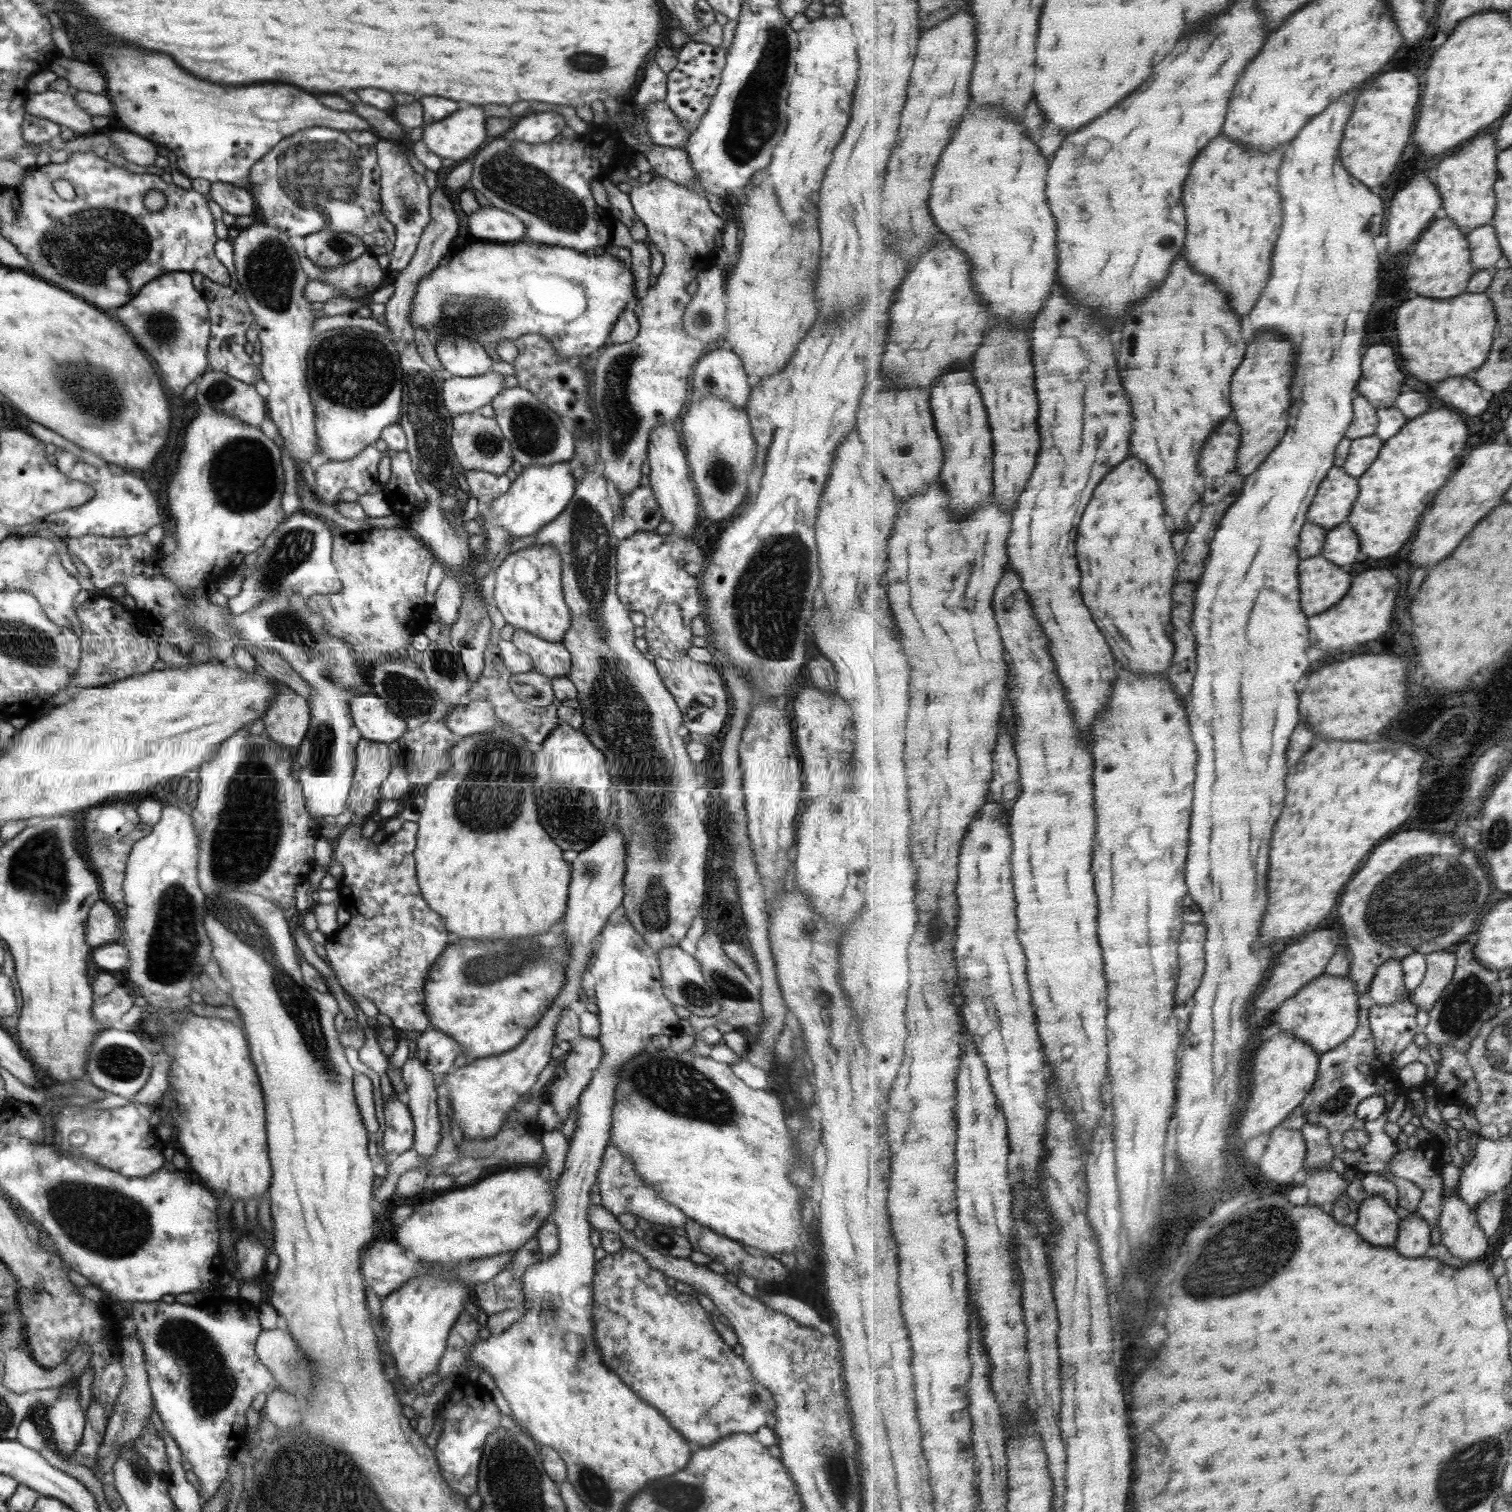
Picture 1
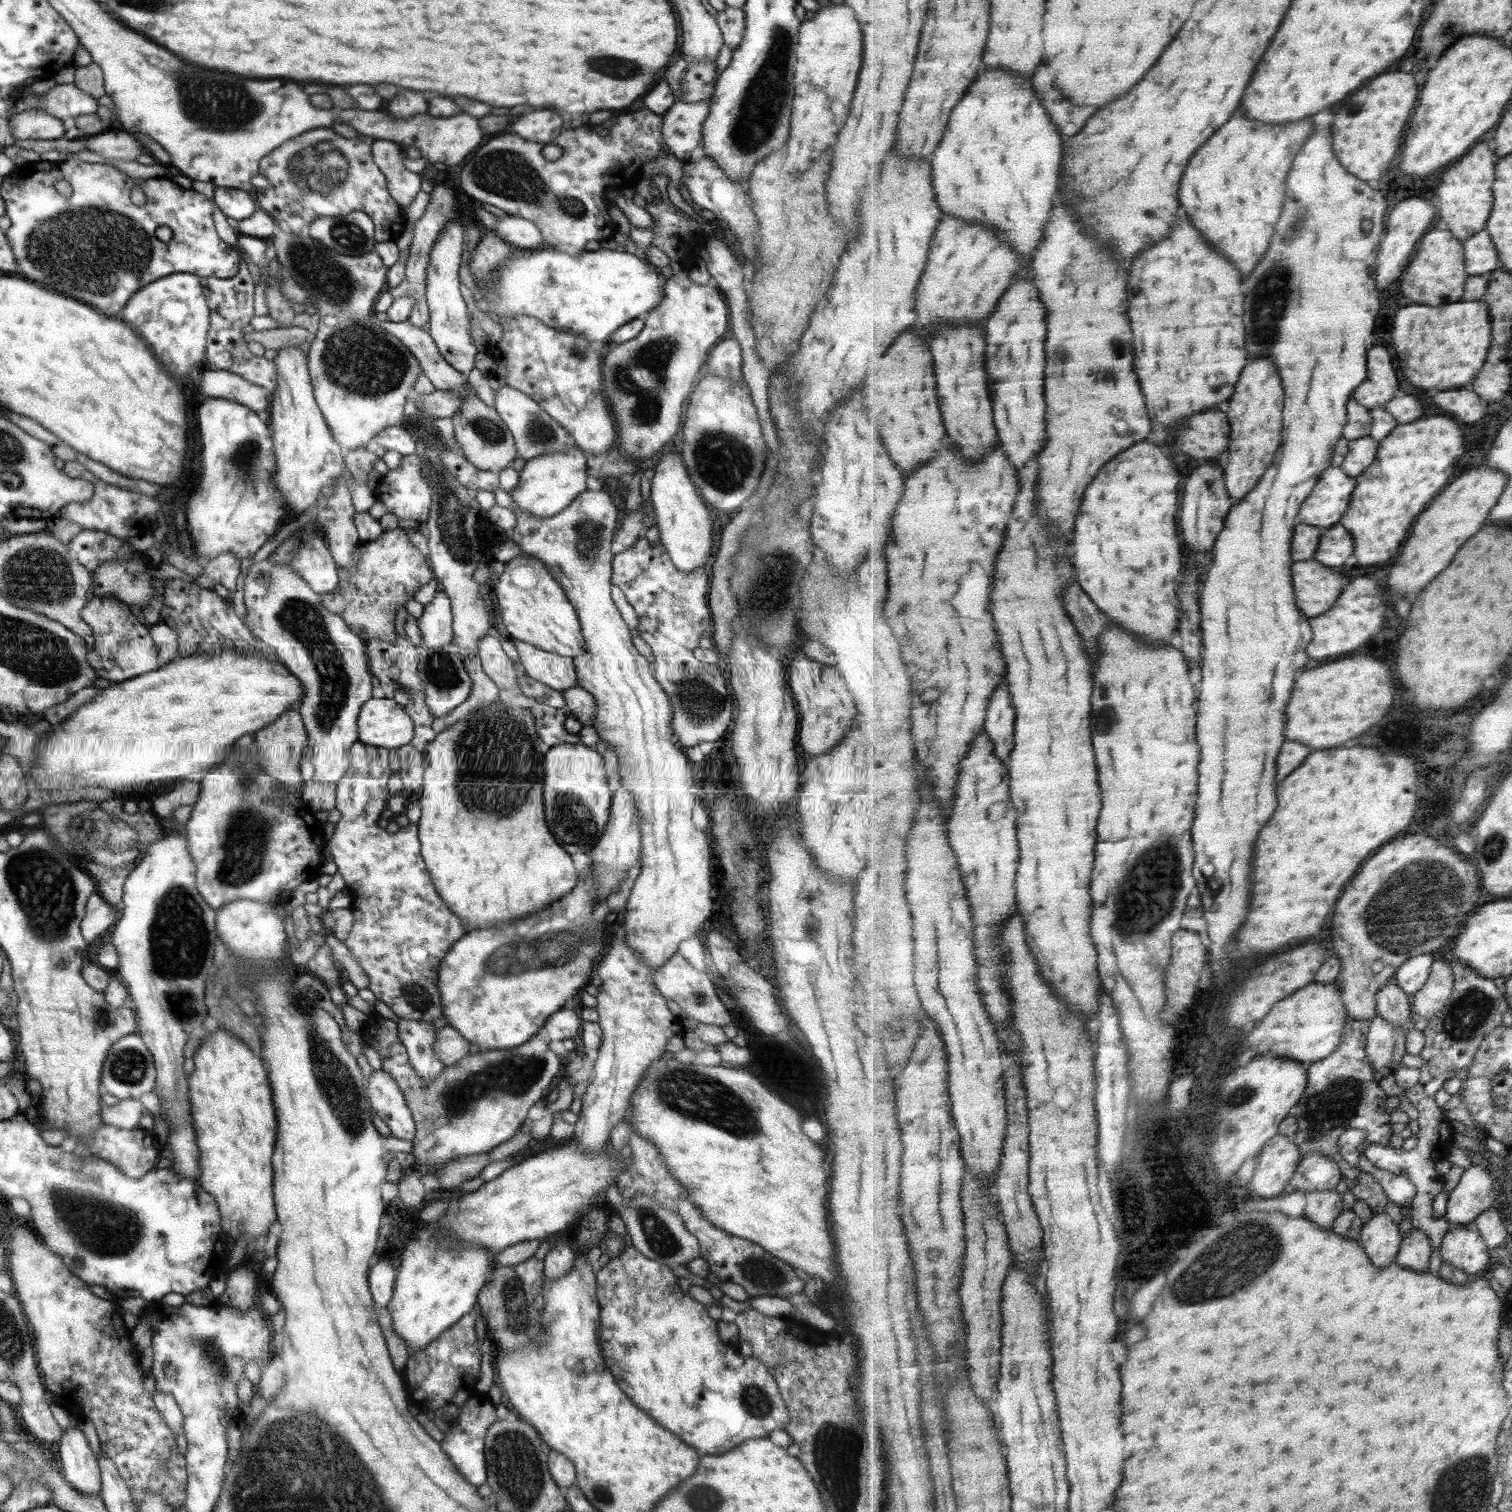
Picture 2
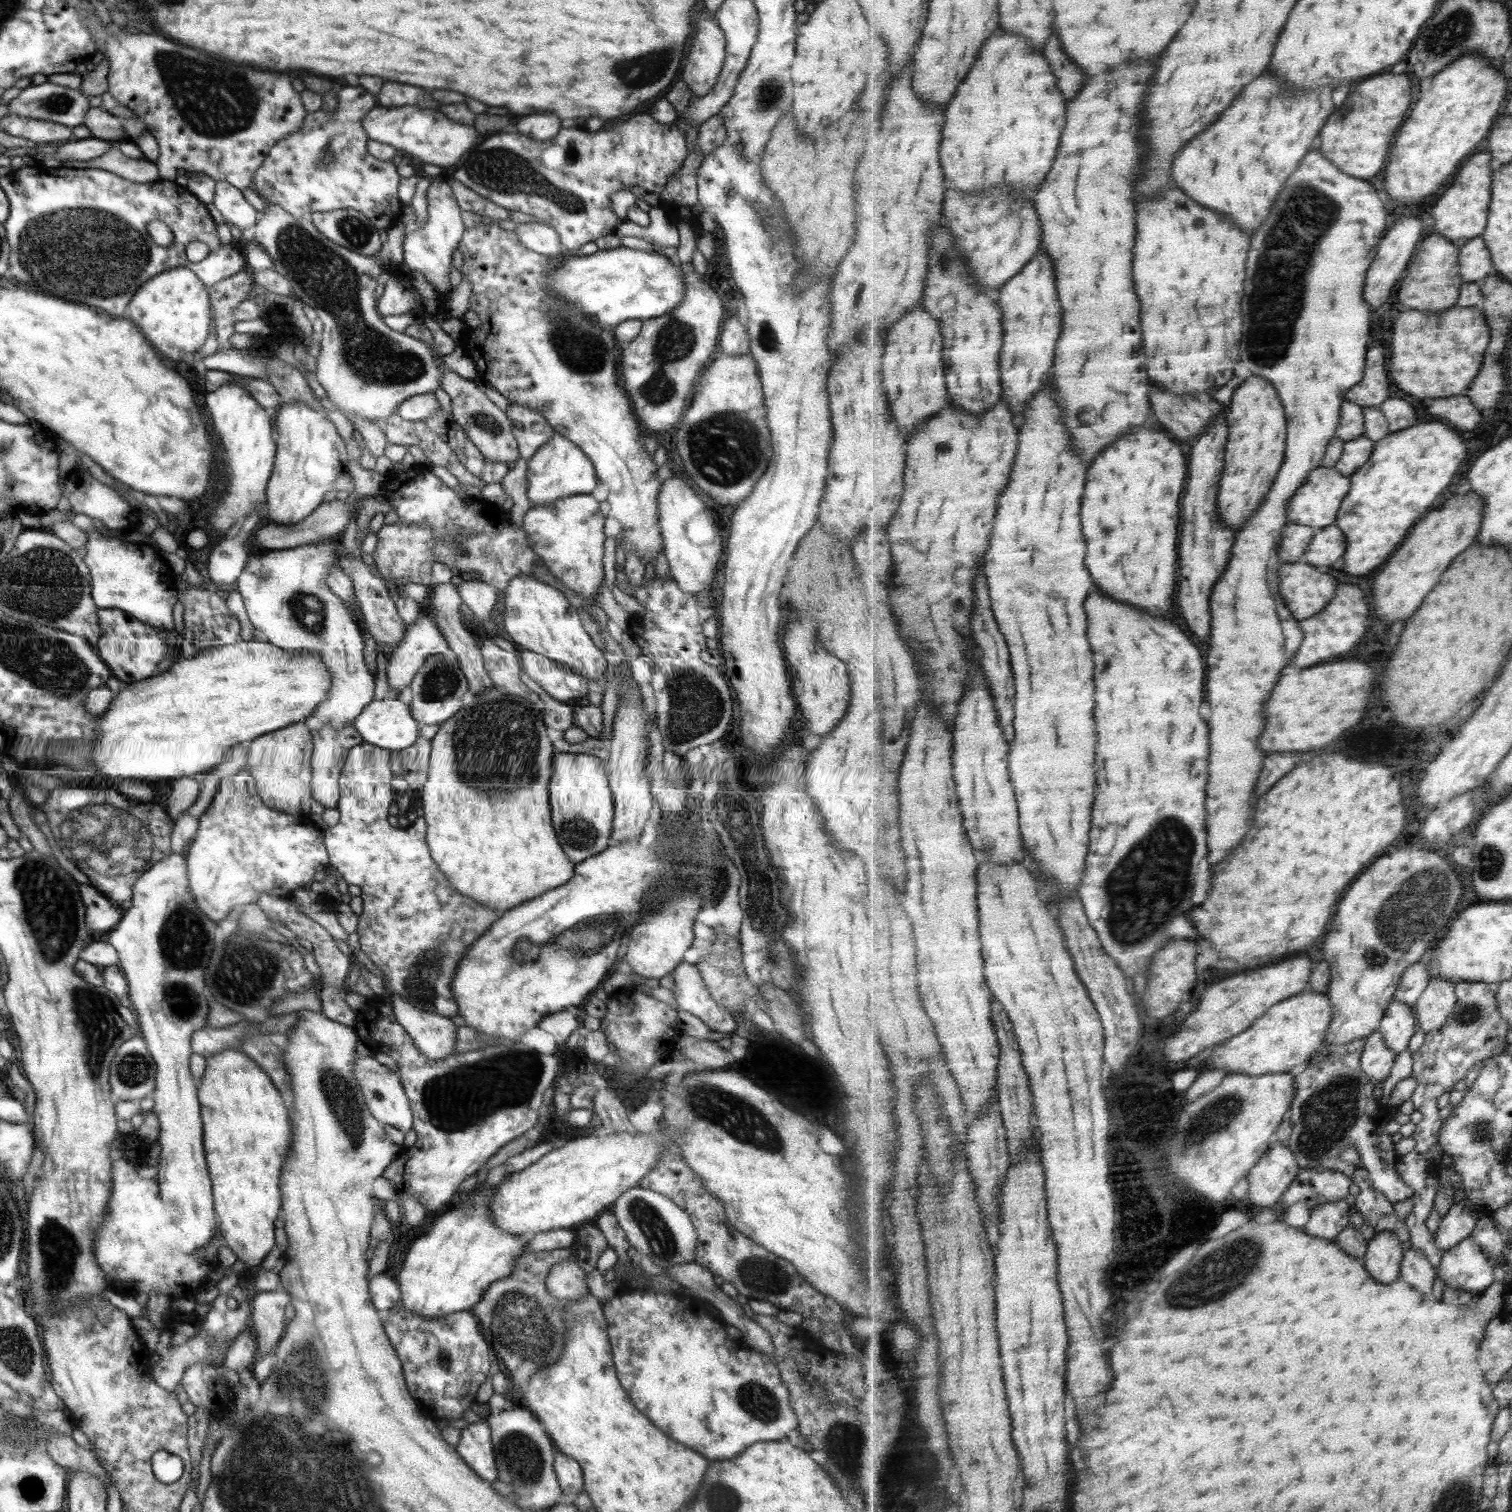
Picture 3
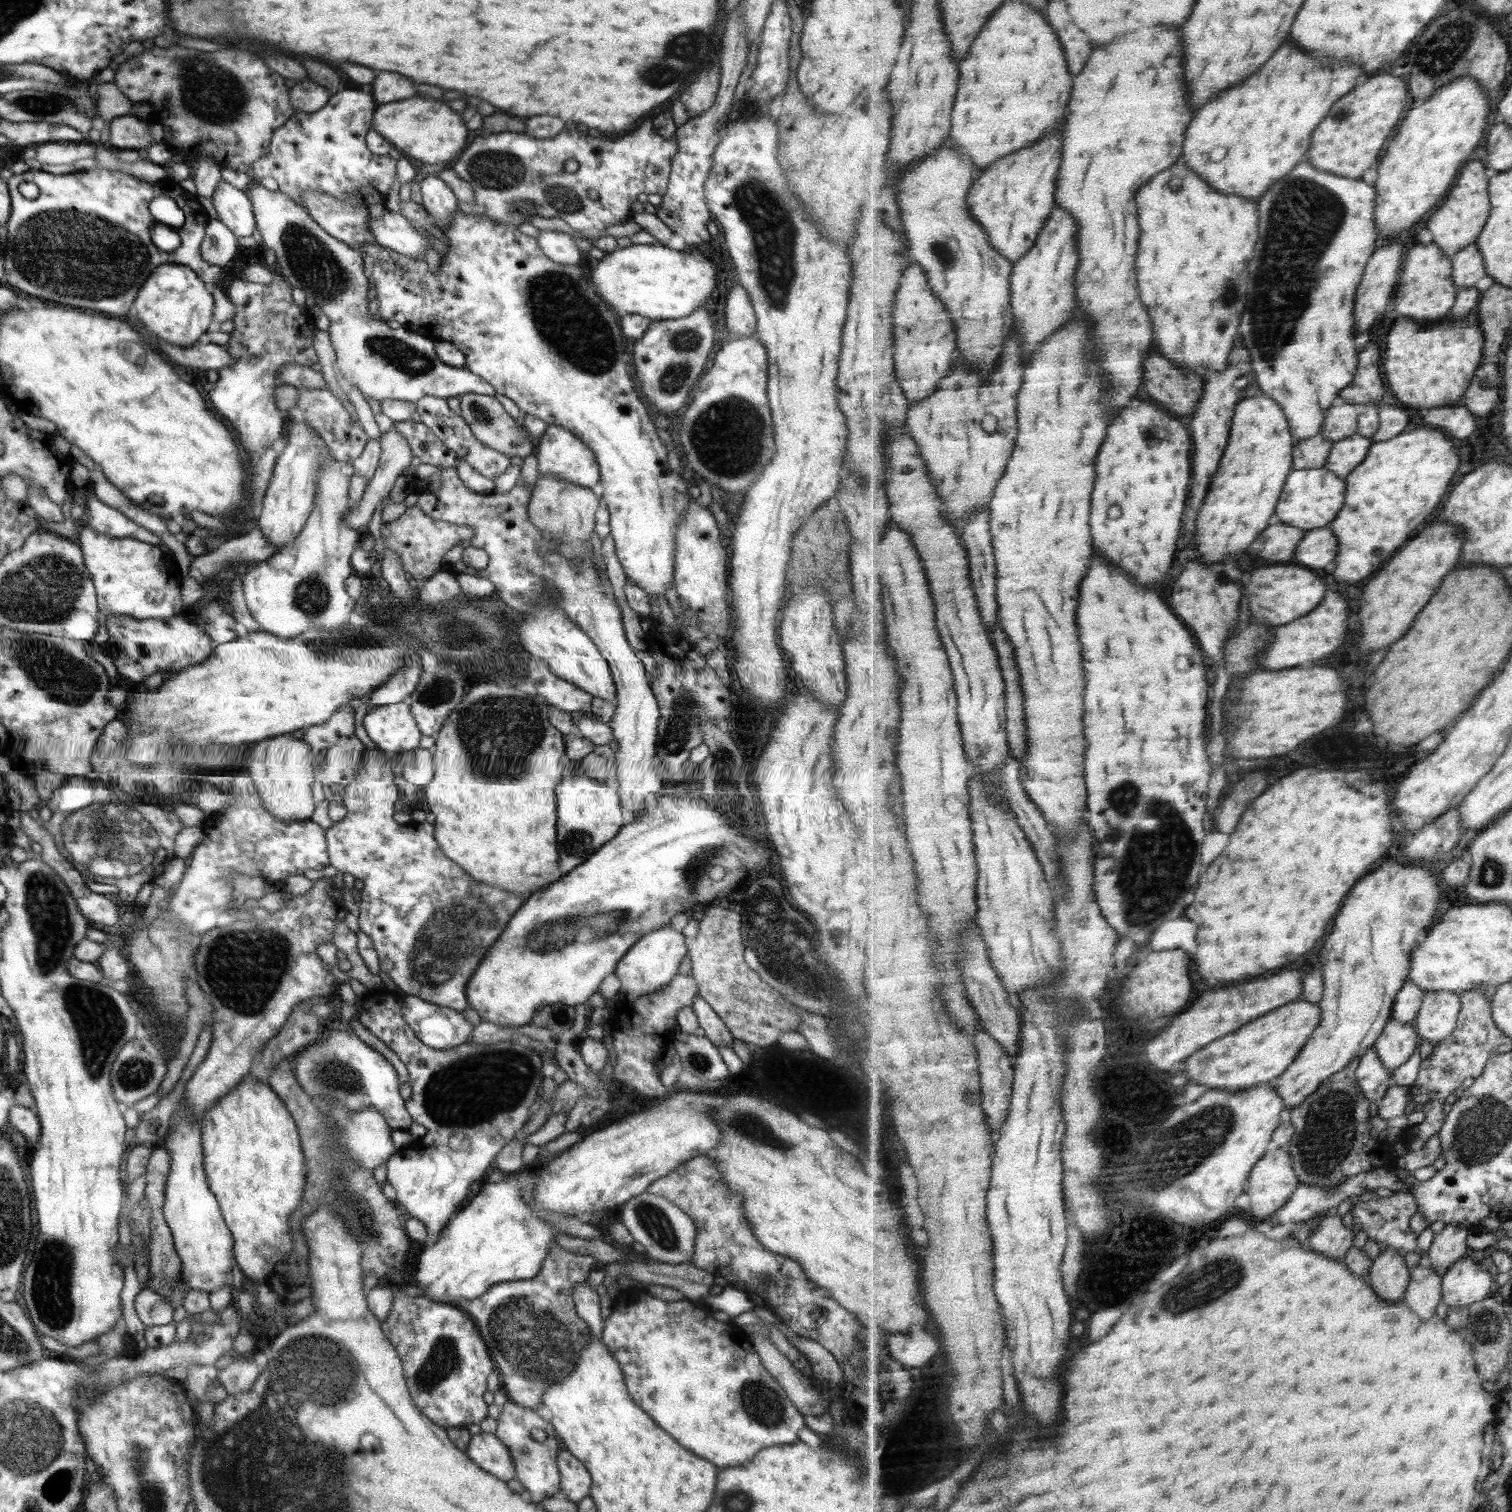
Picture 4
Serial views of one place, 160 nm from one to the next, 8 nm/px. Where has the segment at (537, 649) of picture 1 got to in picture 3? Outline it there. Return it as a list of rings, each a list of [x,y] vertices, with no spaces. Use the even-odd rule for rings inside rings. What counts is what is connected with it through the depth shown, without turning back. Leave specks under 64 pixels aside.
[[[519,649],[518,657],[521,661],[521,668],[537,682],[548,694],[555,698],[557,701],[571,704],[573,701],[582,700],[585,701],[586,694],[591,689],[589,681],[583,676],[573,670],[567,669],[564,665],[557,663],[556,661],[550,660],[550,658],[536,654],[532,651],[526,651]]]

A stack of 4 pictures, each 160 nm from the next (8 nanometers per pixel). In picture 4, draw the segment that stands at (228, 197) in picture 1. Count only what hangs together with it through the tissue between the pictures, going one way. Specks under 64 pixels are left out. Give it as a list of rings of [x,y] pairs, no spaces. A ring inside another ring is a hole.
[[[222,179],[211,196],[220,219],[236,236],[252,236],[257,229],[252,201],[247,193]]]

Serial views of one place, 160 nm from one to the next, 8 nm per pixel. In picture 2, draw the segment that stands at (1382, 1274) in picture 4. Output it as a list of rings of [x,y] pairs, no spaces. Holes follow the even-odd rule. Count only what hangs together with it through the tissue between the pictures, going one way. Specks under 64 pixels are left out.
[[[1378,1213],[1365,1223],[1361,1242],[1374,1266],[1388,1268],[1399,1262],[1404,1239],[1404,1234],[1393,1216]]]

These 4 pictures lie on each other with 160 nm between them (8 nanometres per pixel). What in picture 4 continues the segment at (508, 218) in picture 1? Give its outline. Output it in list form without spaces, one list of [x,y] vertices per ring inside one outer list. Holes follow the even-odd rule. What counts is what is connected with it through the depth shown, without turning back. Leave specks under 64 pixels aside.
[[[540,229],[537,241],[541,252],[556,264],[578,264],[582,258],[582,251],[567,233]]]

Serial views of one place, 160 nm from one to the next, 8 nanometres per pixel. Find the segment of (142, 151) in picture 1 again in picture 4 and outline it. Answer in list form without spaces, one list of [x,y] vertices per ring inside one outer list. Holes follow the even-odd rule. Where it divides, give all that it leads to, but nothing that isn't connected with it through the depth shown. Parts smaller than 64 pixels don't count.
[[[44,144],[38,148],[36,160],[42,164],[73,164],[83,158],[92,158],[97,153],[97,144]],[[94,144],[94,146],[90,146]]]

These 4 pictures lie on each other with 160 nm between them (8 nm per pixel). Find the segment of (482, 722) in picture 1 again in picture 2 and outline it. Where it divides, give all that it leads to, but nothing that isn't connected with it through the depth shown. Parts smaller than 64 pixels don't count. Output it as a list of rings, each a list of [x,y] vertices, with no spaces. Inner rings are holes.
[[[478,654],[464,656],[463,663],[473,682],[470,696],[446,716],[433,720],[432,728],[436,734],[440,734],[459,720],[466,720],[473,712],[499,698],[499,688],[488,678]]]

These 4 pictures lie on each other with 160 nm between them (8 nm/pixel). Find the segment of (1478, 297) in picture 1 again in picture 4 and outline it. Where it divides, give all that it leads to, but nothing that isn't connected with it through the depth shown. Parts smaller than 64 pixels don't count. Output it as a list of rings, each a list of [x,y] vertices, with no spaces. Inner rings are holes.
[[[1400,318],[1388,338],[1386,374],[1396,396],[1414,408],[1456,406],[1468,392],[1476,372],[1484,360],[1484,331],[1480,323],[1470,326],[1467,318],[1456,324],[1444,318],[1438,324],[1420,324],[1410,318]]]

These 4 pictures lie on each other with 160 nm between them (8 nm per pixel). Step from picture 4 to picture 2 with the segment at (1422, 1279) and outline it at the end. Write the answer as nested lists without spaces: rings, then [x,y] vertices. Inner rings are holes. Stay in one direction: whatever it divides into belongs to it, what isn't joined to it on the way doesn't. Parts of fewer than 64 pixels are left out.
[[[1413,1228],[1404,1239],[1398,1264],[1410,1270],[1429,1272],[1430,1260],[1434,1254],[1433,1247],[1430,1237],[1425,1232]]]

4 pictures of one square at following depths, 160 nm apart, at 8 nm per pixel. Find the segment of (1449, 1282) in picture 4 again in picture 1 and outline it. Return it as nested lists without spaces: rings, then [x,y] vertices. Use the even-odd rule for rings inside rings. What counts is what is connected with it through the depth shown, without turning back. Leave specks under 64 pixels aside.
[[[1458,1191],[1444,1197],[1444,1212],[1440,1223],[1442,1242],[1451,1250],[1453,1255],[1459,1256],[1467,1263],[1482,1261],[1486,1252],[1490,1250],[1490,1240],[1487,1231],[1481,1225],[1479,1214],[1462,1198]]]

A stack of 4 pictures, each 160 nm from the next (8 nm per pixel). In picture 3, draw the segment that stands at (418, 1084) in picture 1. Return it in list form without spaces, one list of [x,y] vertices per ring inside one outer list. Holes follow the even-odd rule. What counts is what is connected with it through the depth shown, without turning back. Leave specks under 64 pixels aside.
[[[397,994],[391,997],[391,1007],[397,1018],[398,1024],[412,1038],[413,1045],[426,1057],[426,1061],[444,1060],[453,1054],[456,1042],[456,1025],[449,1018],[444,1018],[435,1012],[426,1012],[412,1006],[405,998]]]

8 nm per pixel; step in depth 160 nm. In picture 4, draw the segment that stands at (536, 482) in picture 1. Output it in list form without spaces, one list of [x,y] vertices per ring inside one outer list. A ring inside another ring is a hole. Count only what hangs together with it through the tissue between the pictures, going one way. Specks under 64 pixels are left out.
[[[548,425],[544,437],[536,442],[536,458],[538,461],[539,478],[553,476],[559,480],[565,480],[584,488],[594,488],[600,482],[599,465],[596,462],[593,452],[574,437],[574,434],[566,428],[556,425]]]

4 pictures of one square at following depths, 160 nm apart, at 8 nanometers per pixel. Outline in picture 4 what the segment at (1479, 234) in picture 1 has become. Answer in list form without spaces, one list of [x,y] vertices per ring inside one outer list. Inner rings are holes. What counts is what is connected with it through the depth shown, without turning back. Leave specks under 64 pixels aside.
[[[1477,244],[1462,249],[1453,258],[1455,264],[1455,281],[1458,287],[1474,287],[1482,278],[1488,276],[1484,256]]]

